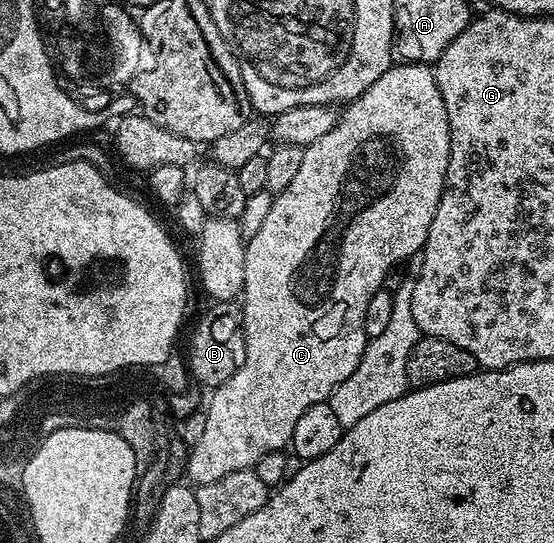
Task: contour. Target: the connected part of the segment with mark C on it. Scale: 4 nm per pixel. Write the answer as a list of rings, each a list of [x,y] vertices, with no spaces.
[[[402,62],[392,64],[372,88],[368,88],[358,98],[345,103],[344,109],[339,113],[338,123],[332,132],[320,136],[316,144],[305,147],[304,160],[300,164],[296,177],[288,188],[274,194],[274,203],[268,211],[264,224],[246,242],[246,255],[244,256],[244,288],[240,295],[242,308],[242,323],[244,324],[244,364],[224,384],[213,387],[214,394],[204,406],[206,419],[204,420],[204,433],[200,440],[189,447],[189,458],[185,473],[191,483],[203,486],[212,484],[212,480],[220,480],[220,476],[228,476],[228,472],[240,472],[254,468],[262,456],[277,450],[285,451],[290,445],[292,432],[296,432],[296,423],[312,404],[327,401],[330,394],[352,372],[356,372],[356,364],[360,364],[360,356],[364,356],[367,344],[364,316],[368,308],[368,300],[376,296],[376,292],[386,285],[386,274],[395,269],[405,258],[410,258],[421,251],[426,243],[428,228],[432,228],[432,216],[436,216],[436,208],[440,204],[442,189],[446,183],[446,173],[450,163],[450,129],[448,128],[448,112],[444,108],[444,100],[440,96],[440,88],[436,88],[436,76],[429,65],[420,62]]]

